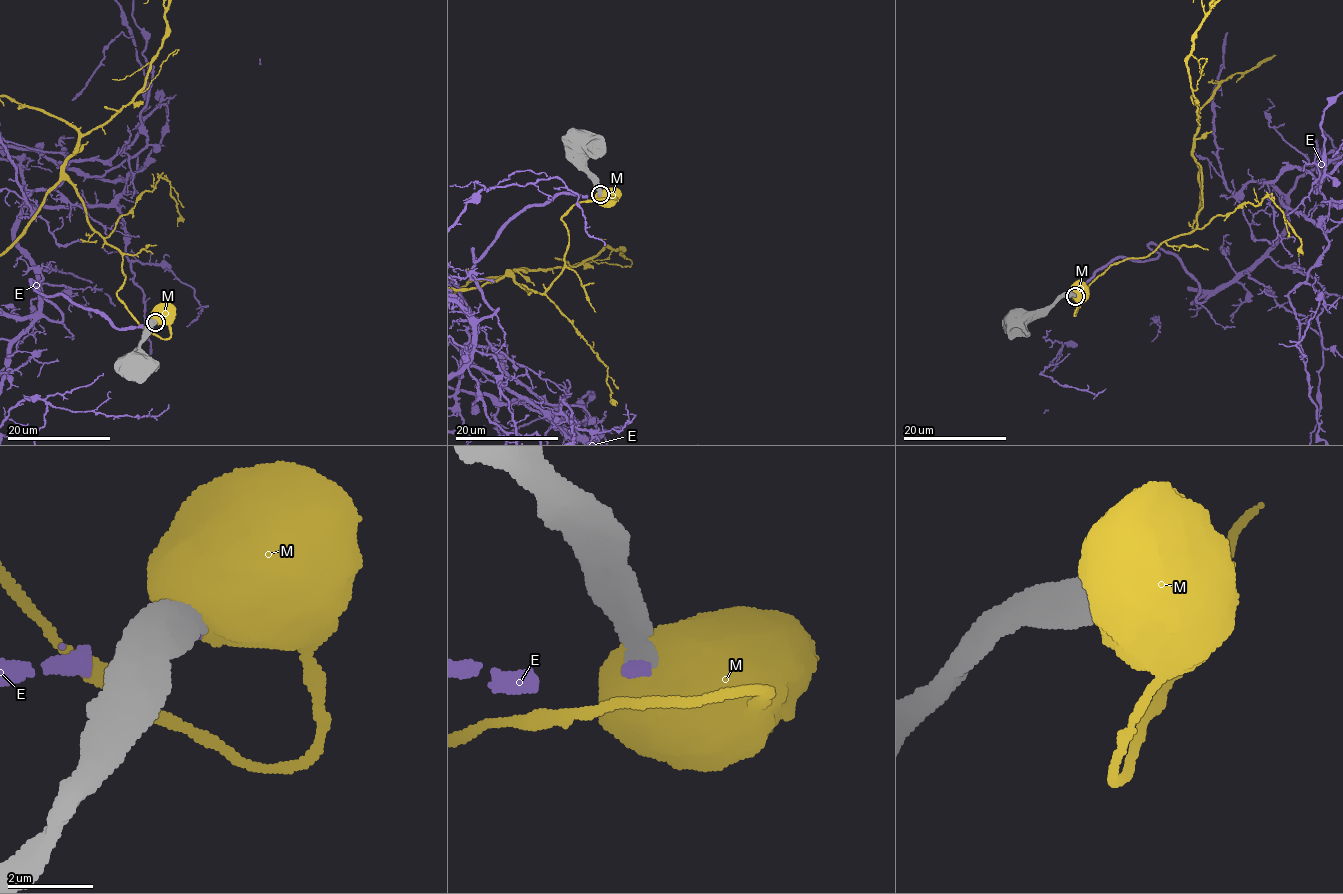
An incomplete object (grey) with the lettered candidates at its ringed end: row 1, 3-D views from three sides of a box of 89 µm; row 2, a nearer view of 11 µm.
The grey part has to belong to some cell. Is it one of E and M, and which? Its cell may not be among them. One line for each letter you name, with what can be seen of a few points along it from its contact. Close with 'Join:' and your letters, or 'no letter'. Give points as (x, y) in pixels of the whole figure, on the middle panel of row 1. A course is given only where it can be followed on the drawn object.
Join: E

